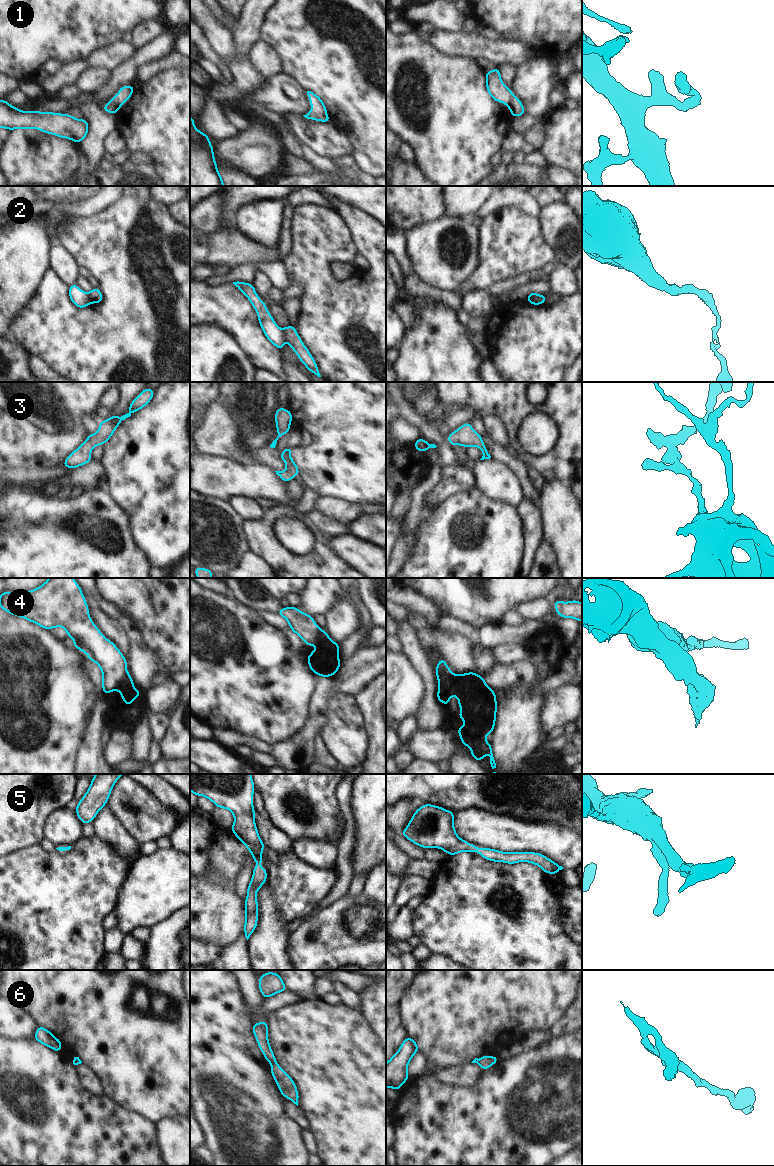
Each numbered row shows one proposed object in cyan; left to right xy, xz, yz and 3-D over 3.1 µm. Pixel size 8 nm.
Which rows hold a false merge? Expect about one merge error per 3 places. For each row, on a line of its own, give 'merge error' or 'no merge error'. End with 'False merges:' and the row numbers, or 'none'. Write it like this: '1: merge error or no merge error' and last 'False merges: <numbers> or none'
1: no merge error
2: merge error
3: no merge error
4: merge error
5: no merge error
6: merge error
False merges: 2, 4, 6

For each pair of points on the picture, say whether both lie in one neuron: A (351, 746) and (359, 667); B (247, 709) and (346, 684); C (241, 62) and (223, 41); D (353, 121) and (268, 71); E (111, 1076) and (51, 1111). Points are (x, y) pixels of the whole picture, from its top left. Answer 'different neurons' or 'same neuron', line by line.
A: different neurons
B: different neurons
C: same neuron
D: different neurons
E: different neurons

